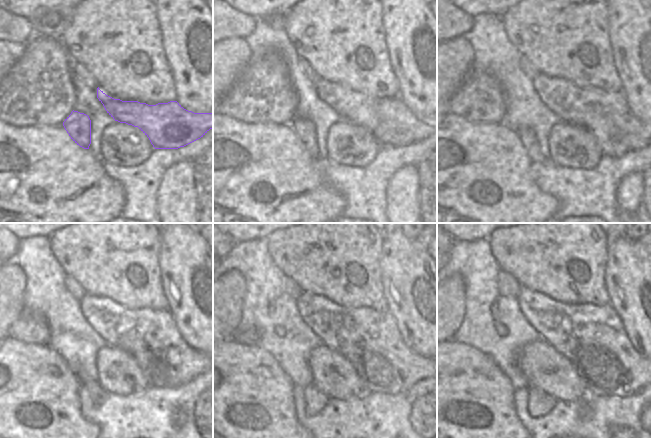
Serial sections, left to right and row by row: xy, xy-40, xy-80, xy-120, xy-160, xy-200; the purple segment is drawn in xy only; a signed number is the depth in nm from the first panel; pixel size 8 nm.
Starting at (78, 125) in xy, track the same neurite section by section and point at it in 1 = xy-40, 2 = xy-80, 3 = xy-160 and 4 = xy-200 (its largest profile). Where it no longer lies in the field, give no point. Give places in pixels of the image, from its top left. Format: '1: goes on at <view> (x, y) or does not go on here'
1: goes on at xy-40 (304, 129)
2: goes on at xy-80 (527, 136)
3: goes on at xy-160 (315, 401)
4: goes on at xy-200 (540, 403)

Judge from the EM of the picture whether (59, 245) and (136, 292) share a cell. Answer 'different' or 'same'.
same

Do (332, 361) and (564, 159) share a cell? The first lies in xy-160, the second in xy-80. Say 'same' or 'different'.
same

